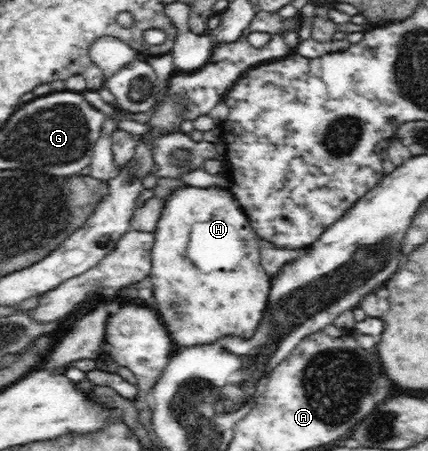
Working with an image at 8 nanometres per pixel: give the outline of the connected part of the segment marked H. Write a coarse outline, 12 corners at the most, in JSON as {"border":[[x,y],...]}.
{"border":[[218,186],[170,193],[153,297],[184,347],[250,340],[271,278]]}

